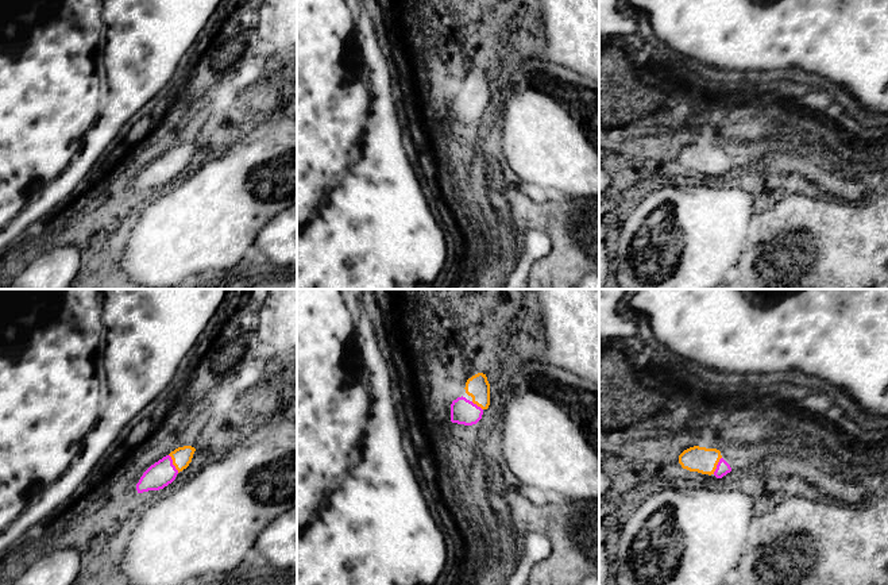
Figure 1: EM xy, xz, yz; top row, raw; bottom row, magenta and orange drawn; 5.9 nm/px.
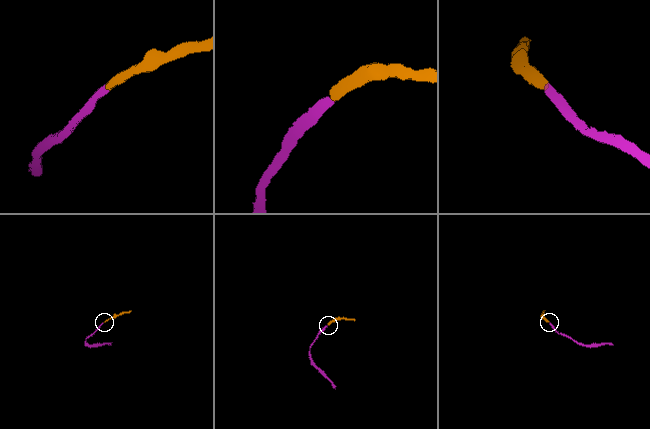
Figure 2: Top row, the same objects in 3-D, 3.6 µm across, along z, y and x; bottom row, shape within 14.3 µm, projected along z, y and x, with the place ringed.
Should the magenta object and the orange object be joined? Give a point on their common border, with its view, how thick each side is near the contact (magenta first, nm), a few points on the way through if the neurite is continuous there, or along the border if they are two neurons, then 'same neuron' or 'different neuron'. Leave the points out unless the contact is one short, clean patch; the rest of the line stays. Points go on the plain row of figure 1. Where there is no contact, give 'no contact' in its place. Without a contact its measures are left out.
meets magenta in xy at (172, 161); 150 nm thick on the magenta side, 120 nm on the other; runs through xy (162, 170), (172, 161), (181, 154); same neuron

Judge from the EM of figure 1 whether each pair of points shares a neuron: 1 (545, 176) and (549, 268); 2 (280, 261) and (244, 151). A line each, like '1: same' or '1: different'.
1: different
2: different

